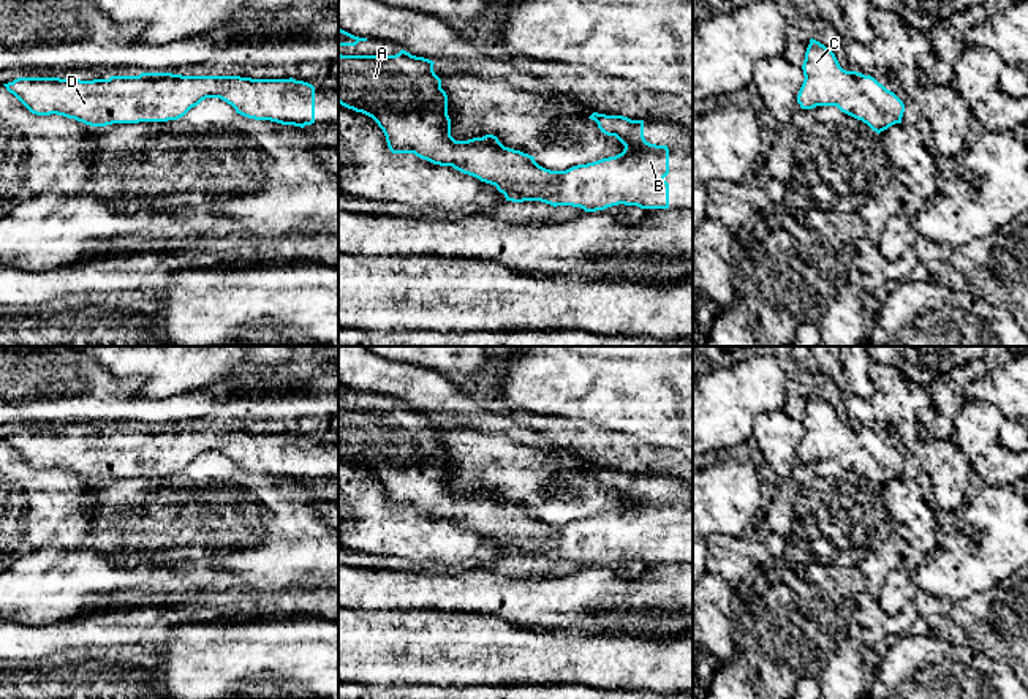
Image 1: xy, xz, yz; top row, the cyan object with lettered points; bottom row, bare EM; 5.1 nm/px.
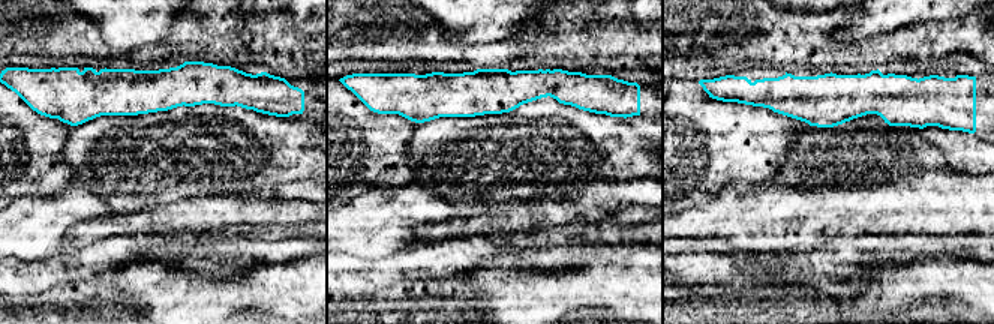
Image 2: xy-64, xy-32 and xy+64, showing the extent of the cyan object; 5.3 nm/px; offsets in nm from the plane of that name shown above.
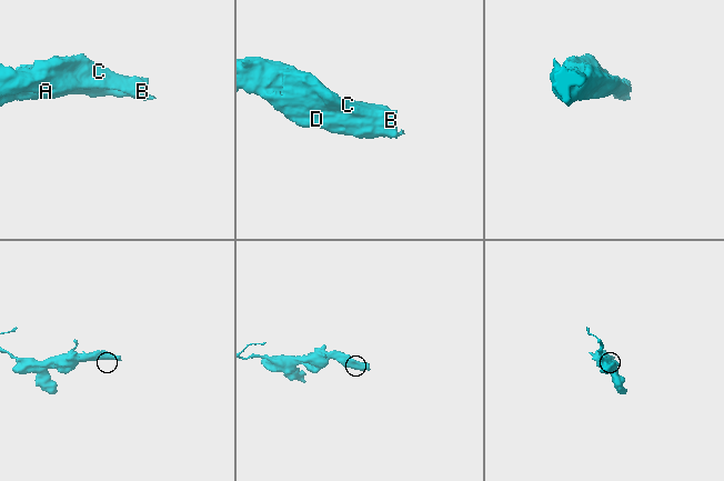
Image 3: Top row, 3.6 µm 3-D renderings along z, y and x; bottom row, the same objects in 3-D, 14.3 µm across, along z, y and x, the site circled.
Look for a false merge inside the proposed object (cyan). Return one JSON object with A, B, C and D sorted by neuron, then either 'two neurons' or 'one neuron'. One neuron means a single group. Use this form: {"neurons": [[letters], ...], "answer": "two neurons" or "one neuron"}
{"neurons": [["A", "B", "C", "D"]], "answer": "one neuron"}

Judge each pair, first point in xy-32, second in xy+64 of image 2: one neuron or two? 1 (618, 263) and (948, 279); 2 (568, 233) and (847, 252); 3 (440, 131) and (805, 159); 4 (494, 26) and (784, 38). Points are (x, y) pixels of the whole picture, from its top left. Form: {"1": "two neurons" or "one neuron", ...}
{"1": "one neuron", "2": "one neuron", "3": "one neuron", "4": "two neurons"}

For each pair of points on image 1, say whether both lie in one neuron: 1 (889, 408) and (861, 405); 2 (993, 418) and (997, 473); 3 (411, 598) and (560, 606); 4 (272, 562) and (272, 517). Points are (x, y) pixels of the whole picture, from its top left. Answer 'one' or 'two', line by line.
1: one
2: one
3: one
4: two

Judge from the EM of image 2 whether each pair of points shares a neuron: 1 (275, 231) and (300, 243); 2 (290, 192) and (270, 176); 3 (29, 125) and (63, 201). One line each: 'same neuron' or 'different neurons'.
1: different neurons
2: different neurons
3: different neurons

